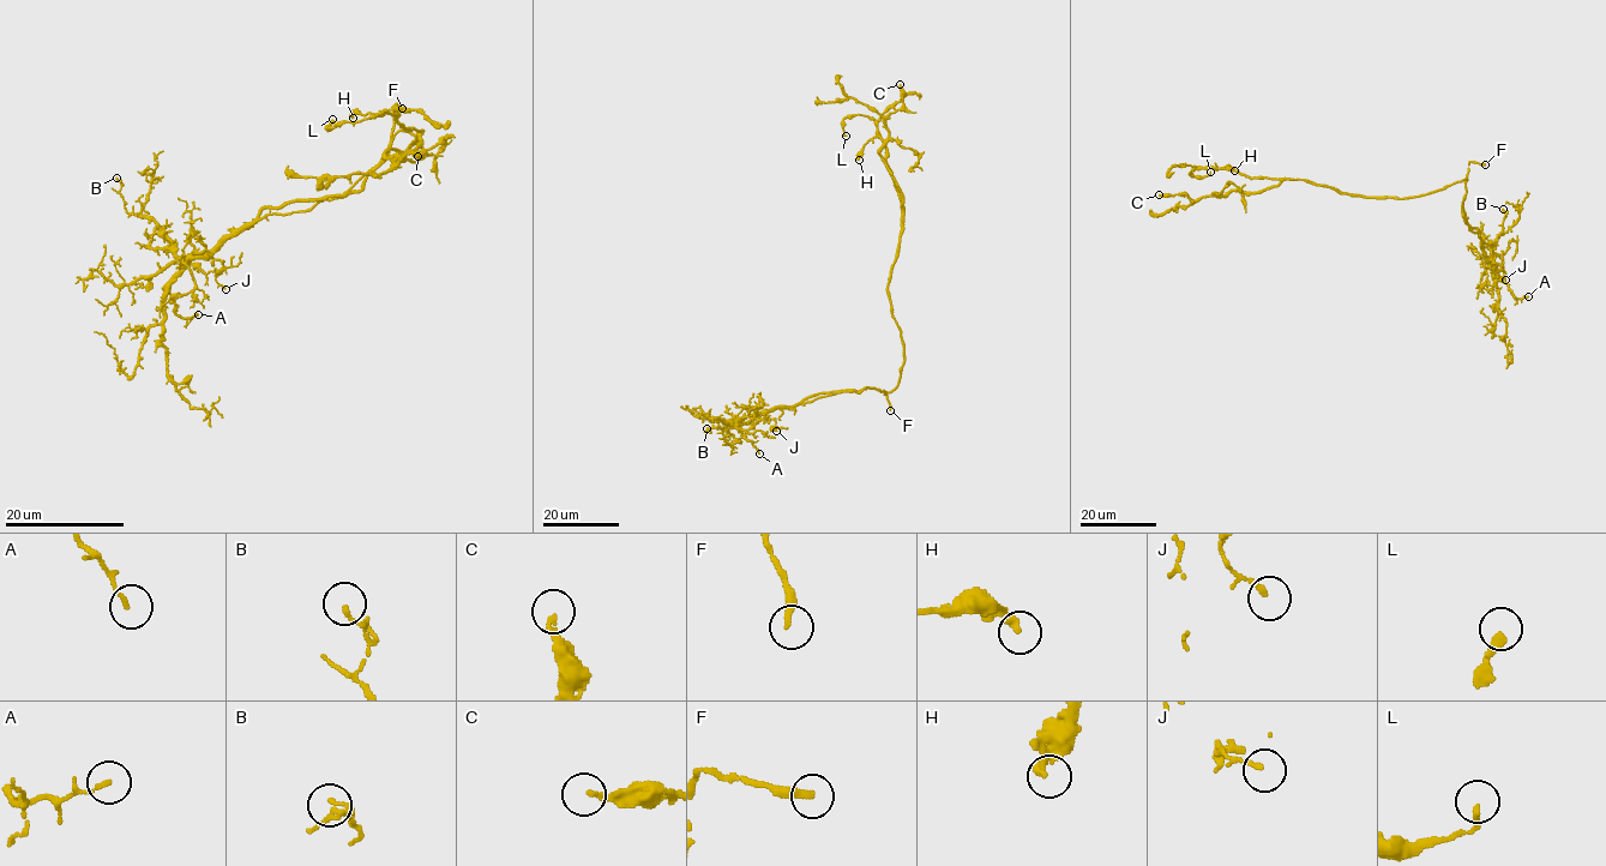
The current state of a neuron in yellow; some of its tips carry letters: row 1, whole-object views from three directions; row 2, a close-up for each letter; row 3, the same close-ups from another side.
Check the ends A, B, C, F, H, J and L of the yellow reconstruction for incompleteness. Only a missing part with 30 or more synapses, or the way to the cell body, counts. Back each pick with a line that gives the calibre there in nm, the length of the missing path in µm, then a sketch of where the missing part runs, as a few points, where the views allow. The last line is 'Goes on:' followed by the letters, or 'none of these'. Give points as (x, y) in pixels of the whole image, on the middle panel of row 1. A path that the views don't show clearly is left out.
F: calibre 280 nm; missing 70 µm; course (890, 410), (872, 453), (804, 504), (781, 513), (763, 510), (764, 515), (746, 529)
Goes on: F

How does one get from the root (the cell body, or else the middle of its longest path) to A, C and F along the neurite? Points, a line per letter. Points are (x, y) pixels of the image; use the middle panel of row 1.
A: (903, 362), (898, 383), (889, 392), (837, 391), (759, 412), (741, 425), (744, 437), (759, 453)
C: (903, 362), (888, 289), (902, 230), (902, 194), (879, 154), (889, 133), (885, 118), (903, 104), (900, 84)
F: (903, 362), (898, 384), (884, 394), (890, 410)

